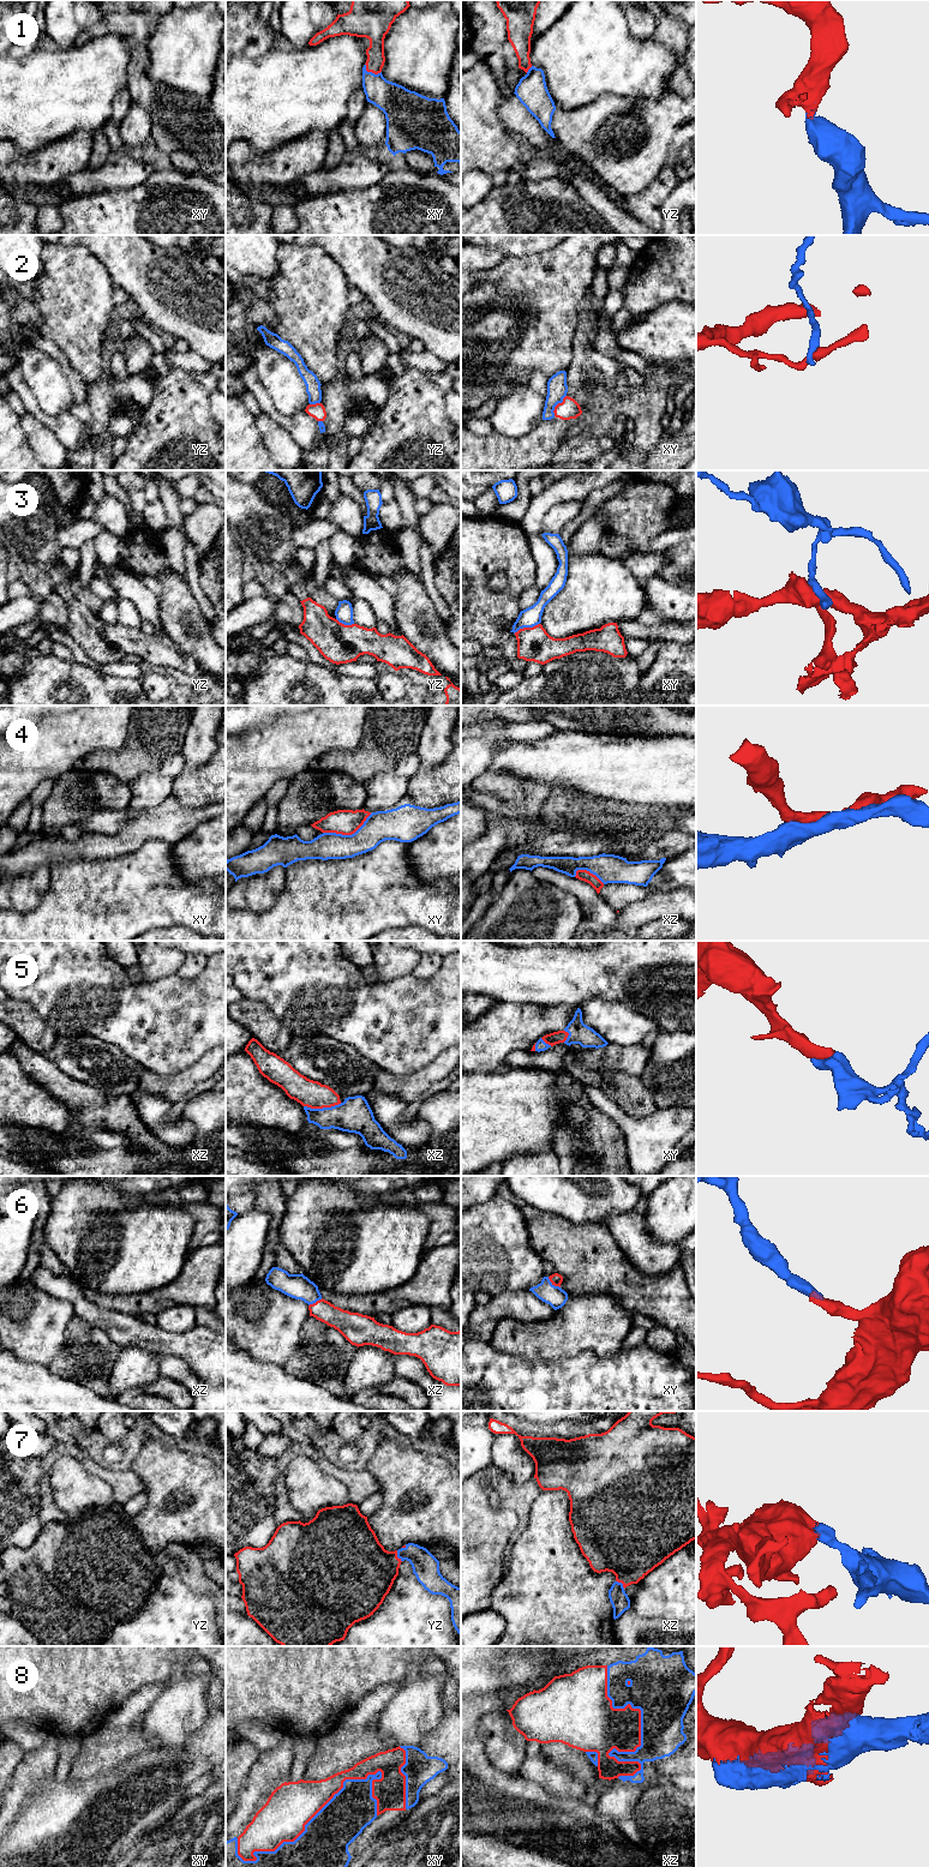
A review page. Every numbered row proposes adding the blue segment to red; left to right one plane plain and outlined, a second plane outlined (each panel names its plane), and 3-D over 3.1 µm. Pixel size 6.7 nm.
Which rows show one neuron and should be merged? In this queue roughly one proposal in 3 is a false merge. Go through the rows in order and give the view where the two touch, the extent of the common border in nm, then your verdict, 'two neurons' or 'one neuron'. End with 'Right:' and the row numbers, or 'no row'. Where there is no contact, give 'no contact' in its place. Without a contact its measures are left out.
1: xy | 130 nm | one neuron
2: xy | 170 nm | two neurons
3: xy | 190 nm | two neurons
4: xy | 360 nm | two neurons
5: xz | 260 nm | one neuron
6: xy | 120 nm | one neuron
7: yz | 90 nm | one neuron
8: xy | 1100 nm | one neuron
Right: 1, 5, 6, 7, 8

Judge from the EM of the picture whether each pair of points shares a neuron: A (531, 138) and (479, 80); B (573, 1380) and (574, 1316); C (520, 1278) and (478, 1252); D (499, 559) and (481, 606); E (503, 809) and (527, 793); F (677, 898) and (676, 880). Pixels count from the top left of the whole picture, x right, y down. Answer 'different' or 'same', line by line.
A: different
B: different
C: same
D: same
E: different
F: different

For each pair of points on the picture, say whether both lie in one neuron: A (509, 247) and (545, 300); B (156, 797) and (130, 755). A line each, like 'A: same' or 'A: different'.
A: different
B: different

